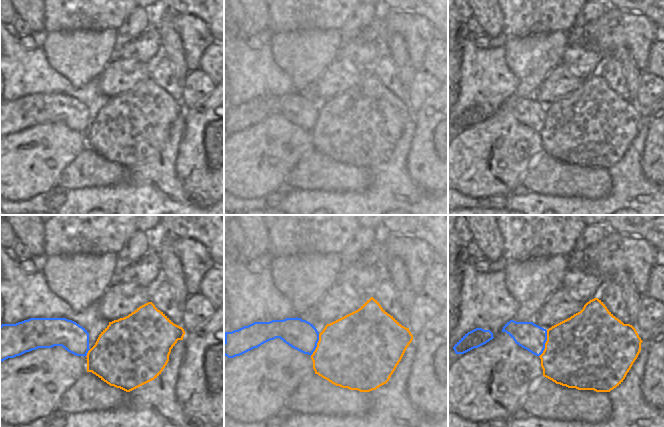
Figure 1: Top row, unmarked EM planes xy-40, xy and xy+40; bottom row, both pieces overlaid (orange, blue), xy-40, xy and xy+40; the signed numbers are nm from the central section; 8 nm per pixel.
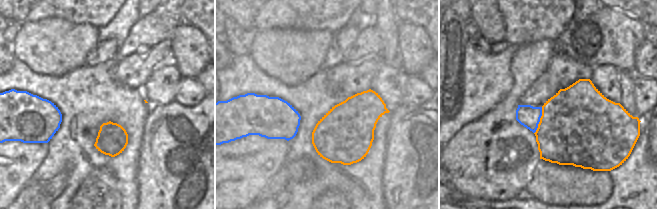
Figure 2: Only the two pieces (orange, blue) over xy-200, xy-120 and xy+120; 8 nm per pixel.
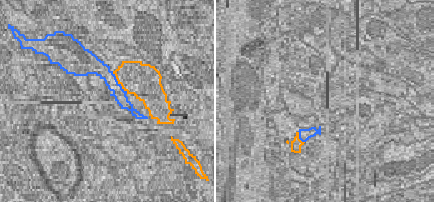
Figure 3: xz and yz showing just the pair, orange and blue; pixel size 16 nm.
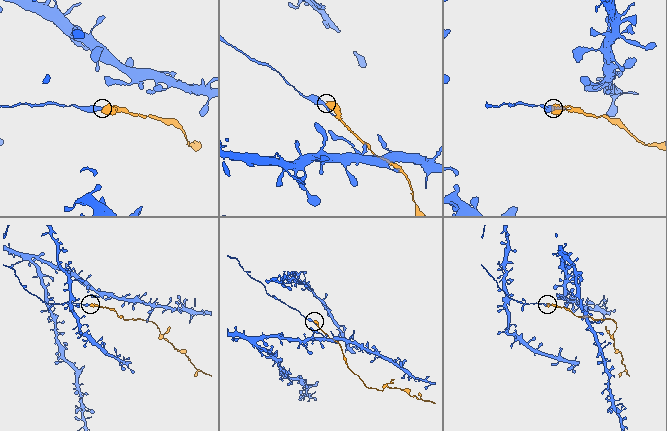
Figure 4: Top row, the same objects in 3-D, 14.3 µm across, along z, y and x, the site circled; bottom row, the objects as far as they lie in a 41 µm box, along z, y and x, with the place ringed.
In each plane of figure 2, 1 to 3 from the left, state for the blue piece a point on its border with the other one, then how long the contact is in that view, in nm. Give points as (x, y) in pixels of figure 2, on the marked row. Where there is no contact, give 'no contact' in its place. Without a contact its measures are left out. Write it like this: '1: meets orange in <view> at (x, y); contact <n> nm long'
1: no contact
2: no contact
3: meets orange in xy+120 at (540, 120); contact 220 nm long

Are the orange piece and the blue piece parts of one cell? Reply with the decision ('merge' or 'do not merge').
merge

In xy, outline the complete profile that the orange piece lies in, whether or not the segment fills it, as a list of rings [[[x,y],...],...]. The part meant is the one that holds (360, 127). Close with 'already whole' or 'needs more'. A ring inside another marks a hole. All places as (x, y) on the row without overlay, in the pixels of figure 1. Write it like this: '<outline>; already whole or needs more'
[[[371,73],[358,86],[325,102],[319,110],[313,100],[301,94],[254,98],[225,108],[224,131],[240,132],[262,120],[280,114],[292,124],[311,132],[315,150],[336,162],[370,168],[386,160],[413,116],[409,104],[402,102]]]; needs more

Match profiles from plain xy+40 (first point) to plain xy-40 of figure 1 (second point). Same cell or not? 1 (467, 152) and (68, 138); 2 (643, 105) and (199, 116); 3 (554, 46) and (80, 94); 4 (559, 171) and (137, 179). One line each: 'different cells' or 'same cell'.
1: same cell
2: different cells
3: different cells
4: different cells

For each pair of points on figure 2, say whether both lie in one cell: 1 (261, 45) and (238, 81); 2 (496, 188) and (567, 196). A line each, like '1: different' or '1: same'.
1: different
2: different

